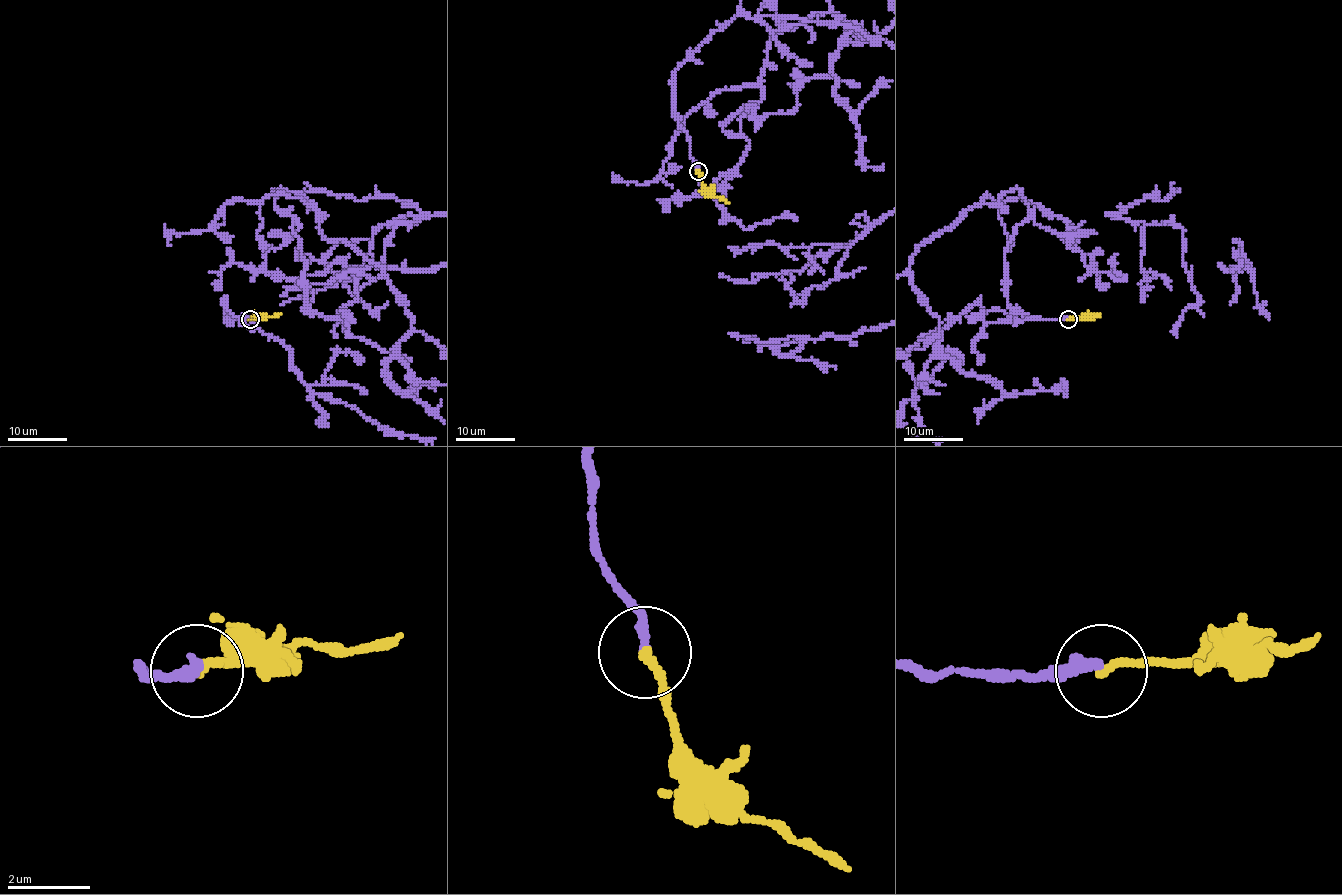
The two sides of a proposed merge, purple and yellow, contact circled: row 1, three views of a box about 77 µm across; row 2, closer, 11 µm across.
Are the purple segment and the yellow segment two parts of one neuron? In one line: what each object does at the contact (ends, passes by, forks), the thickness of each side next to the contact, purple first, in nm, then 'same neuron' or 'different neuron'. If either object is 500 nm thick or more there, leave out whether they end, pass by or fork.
purple ends; yellow ends; calibres 260 and 200 nm; same neuron

